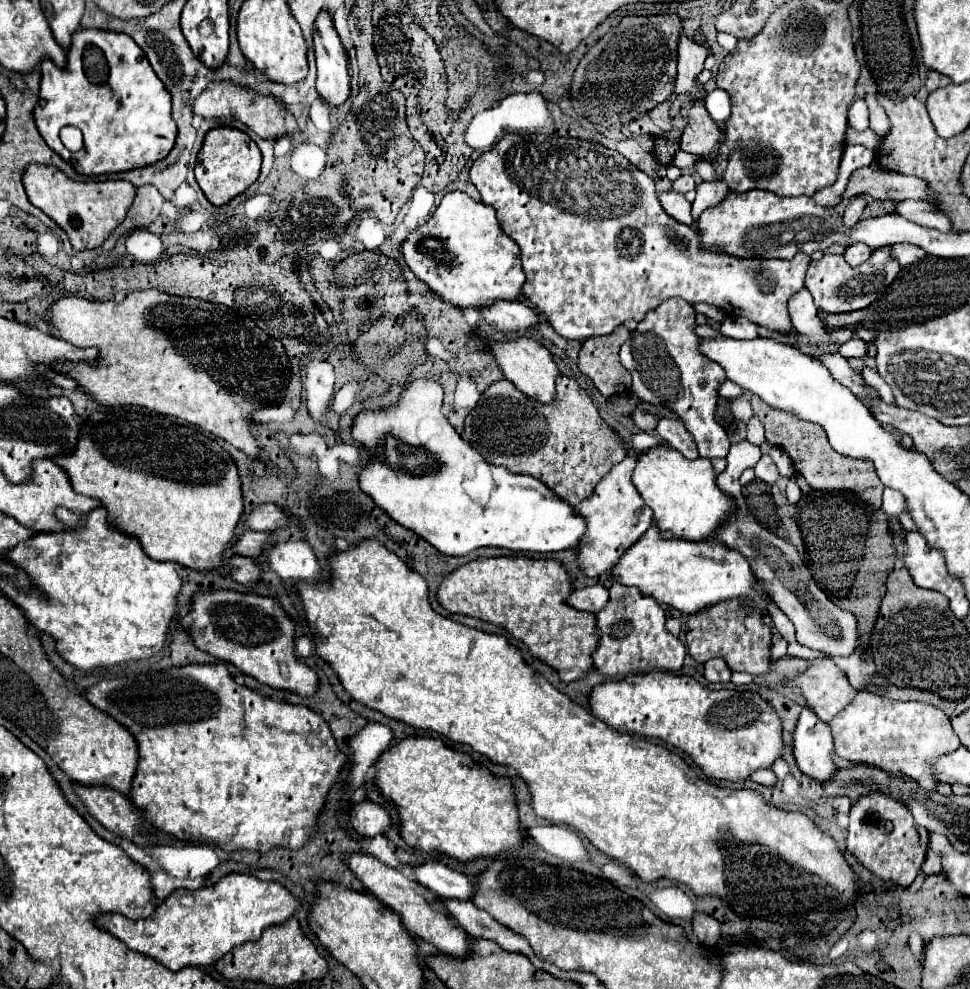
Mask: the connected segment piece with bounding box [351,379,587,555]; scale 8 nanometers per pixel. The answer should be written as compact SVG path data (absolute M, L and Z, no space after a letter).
M417 379L405 387L399 405L385 411L363 411L355 417L351 435L361 445L367 465L359 475L361 489L403 527L415 531L445 555L467 555L479 547L505 547L511 551L565 551L575 549L587 531L581 515L557 497L545 483L527 475L513 475L505 467L487 463L467 445L441 413L443 389L439 383Z

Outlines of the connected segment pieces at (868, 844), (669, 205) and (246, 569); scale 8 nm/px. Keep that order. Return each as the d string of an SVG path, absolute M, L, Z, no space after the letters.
M873 791L851 805L847 851L883 881L911 885L925 861L927 845L929 831L915 825L913 815L903 801L897 801L881 791Z
M661 193L659 195L659 201L663 205L663 209L679 223L685 223L685 225L693 225L693 219L691 219L691 203L681 195L681 193Z
M235 555L231 559L231 575L233 575L233 579L237 579L243 585L261 581L261 569L255 563L255 559L247 559L241 555Z

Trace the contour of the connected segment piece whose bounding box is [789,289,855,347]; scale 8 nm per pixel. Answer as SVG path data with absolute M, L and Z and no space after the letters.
M801 289L799 293L795 293L795 297L789 299L789 317L791 317L797 333L807 337L809 345L813 345L813 347L843 345L855 337L855 333L847 327L827 329L823 325L823 321L819 319L817 307L807 289Z

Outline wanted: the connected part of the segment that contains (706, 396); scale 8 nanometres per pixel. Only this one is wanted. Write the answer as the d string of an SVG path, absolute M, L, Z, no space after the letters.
M681 299L663 301L657 309L653 309L653 313L649 313L649 317L645 317L645 321L641 321L637 325L637 329L631 333L631 337L623 343L621 363L633 375L631 391L641 401L647 401L651 405L663 405L669 411L673 411L683 421L685 429L691 433L701 457L707 457L707 459L725 457L731 443L727 439L725 429L717 423L715 413L717 413L717 401L719 401L719 387L727 377L725 377L725 371L721 369L721 365L713 363L709 357L705 357L699 351L701 337L695 333L695 327L697 327L697 323L695 323L693 305L689 305L687 301L681 301Z

